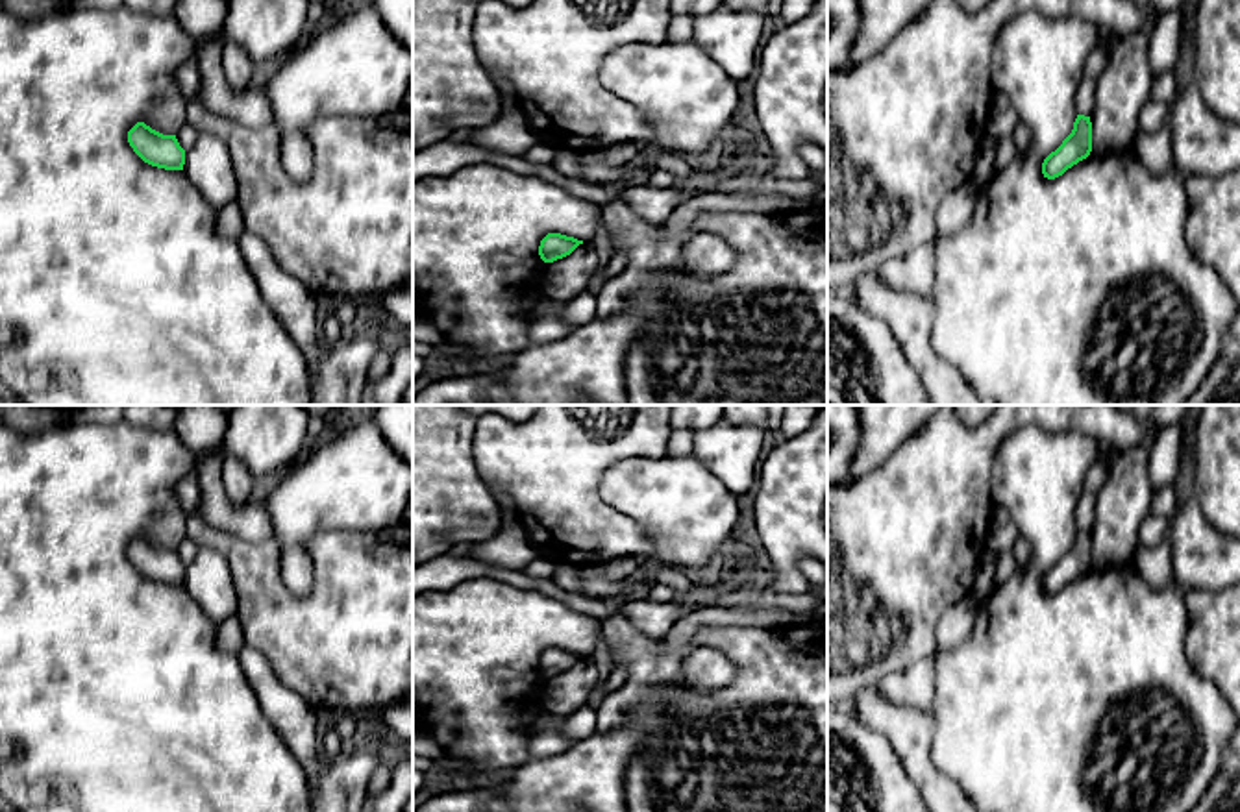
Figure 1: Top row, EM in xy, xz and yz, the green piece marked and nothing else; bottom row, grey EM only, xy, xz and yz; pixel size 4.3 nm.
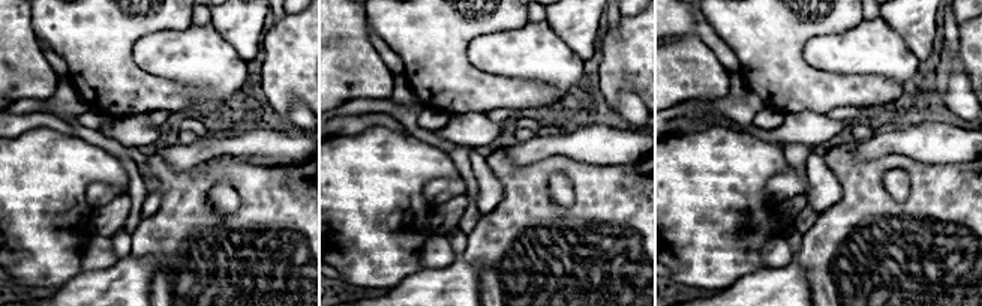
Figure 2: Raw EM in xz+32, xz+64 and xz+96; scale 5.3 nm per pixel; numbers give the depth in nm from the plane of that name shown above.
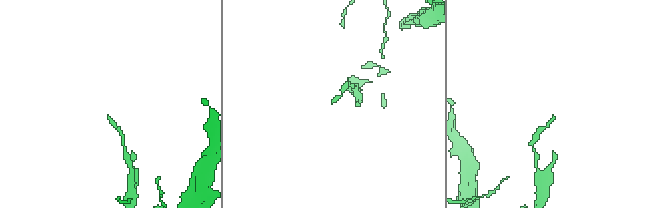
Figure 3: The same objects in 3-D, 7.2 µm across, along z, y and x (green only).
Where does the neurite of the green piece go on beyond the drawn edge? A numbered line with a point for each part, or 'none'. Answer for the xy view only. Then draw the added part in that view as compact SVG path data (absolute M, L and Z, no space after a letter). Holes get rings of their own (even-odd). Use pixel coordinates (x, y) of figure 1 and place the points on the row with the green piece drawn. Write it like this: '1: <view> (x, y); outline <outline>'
none

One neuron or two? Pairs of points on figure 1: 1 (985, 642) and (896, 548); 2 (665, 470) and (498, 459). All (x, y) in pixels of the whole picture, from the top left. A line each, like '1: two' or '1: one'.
1: two
2: two

